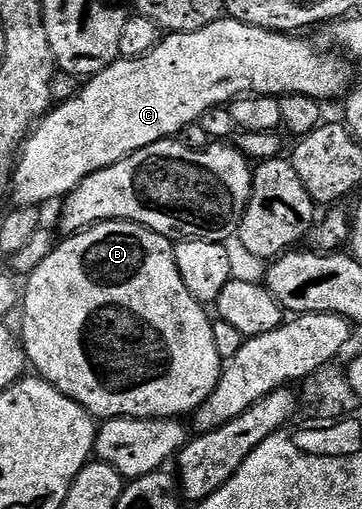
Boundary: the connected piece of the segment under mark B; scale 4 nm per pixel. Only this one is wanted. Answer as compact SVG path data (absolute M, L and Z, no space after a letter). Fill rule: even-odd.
M101 222L97 226L92 226L89 230L85 230L82 234L75 234L66 237L64 240L58 241L53 247L51 256L47 256L47 260L43 260L43 264L39 264L39 268L35 268L35 272L28 275L26 286L23 286L23 305L21 311L21 333L19 341L25 351L25 357L28 365L33 366L38 375L44 378L46 382L57 386L59 392L63 392L71 400L75 400L88 414L93 415L97 420L108 420L111 418L175 418L184 419L186 416L192 415L211 396L211 392L215 392L215 388L221 379L221 371L223 369L223 361L219 356L219 351L215 346L215 332L213 331L214 319L205 315L206 307L198 302L196 298L191 296L191 292L187 288L187 284L183 284L183 276L179 276L179 268L175 264L175 256L173 255L174 243L170 239L164 238L162 234L157 234L153 230L148 230L146 226L141 226L137 222Z

